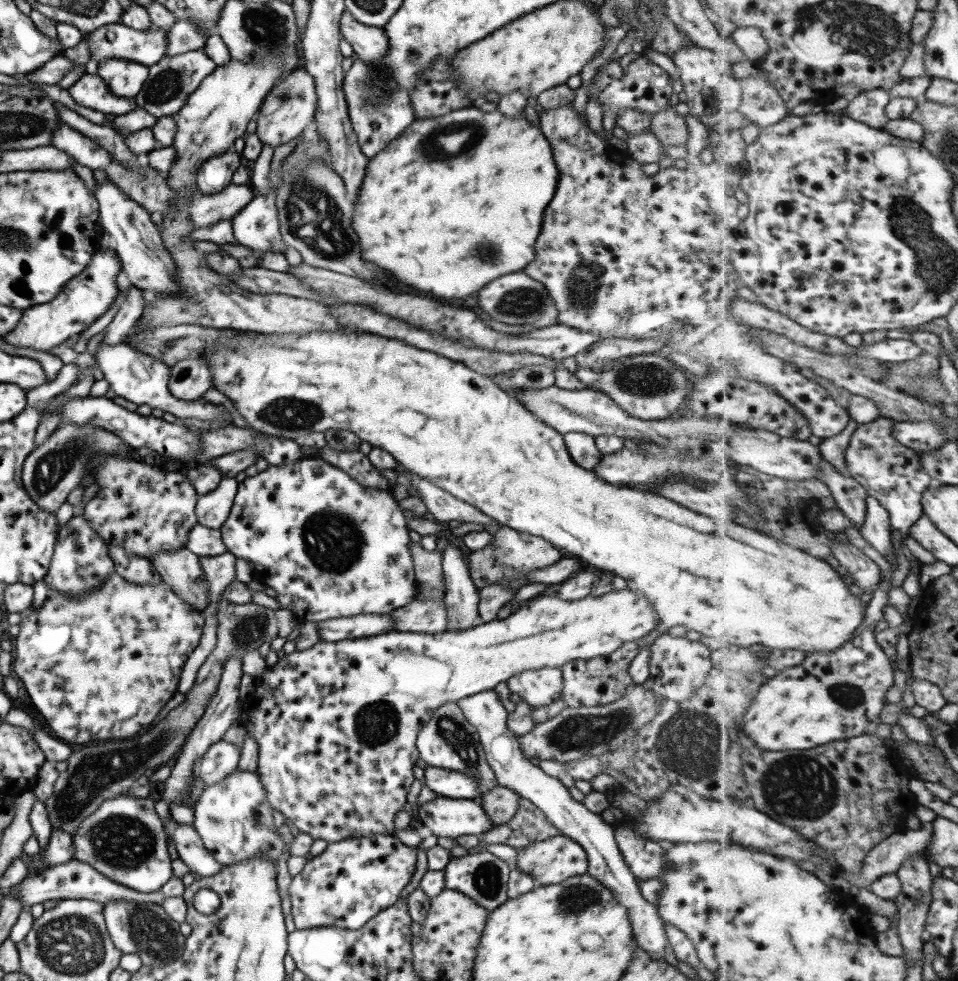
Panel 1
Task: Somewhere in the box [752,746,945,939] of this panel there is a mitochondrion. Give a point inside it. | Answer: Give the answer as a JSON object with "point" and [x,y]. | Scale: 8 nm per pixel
{"point":[790,790]}

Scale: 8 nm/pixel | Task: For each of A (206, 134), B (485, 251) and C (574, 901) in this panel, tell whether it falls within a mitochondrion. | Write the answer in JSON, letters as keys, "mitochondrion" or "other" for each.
{"A":"other","B":"mitochondrion","C":"mitochondrion"}

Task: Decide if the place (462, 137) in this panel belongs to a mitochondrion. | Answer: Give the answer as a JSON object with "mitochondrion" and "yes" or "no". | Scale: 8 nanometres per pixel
{"mitochondrion":"yes"}

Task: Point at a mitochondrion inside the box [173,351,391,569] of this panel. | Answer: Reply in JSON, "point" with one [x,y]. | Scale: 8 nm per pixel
{"point":[302,413]}

